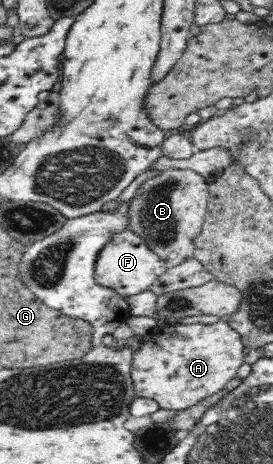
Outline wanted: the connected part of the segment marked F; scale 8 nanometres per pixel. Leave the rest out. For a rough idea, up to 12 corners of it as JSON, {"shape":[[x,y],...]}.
{"shape":[[131,230],[99,253],[95,279],[127,298],[168,268]]}

